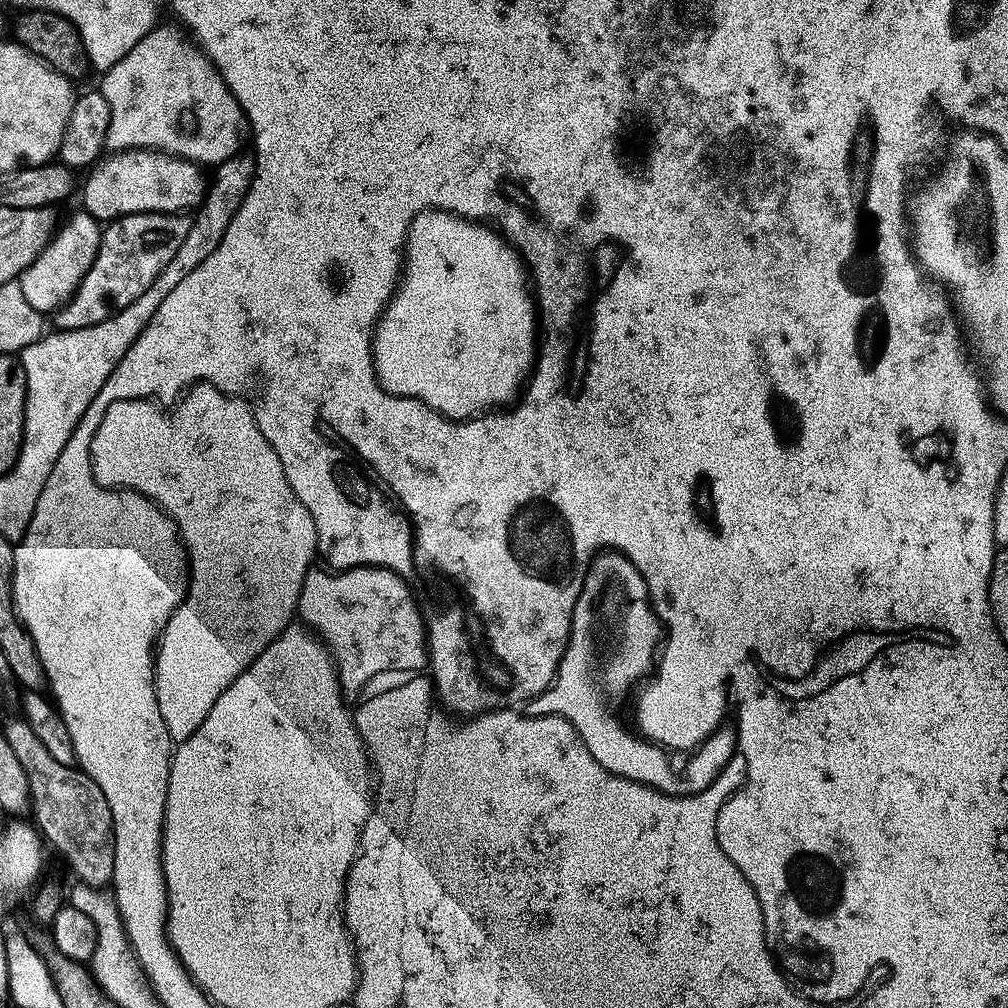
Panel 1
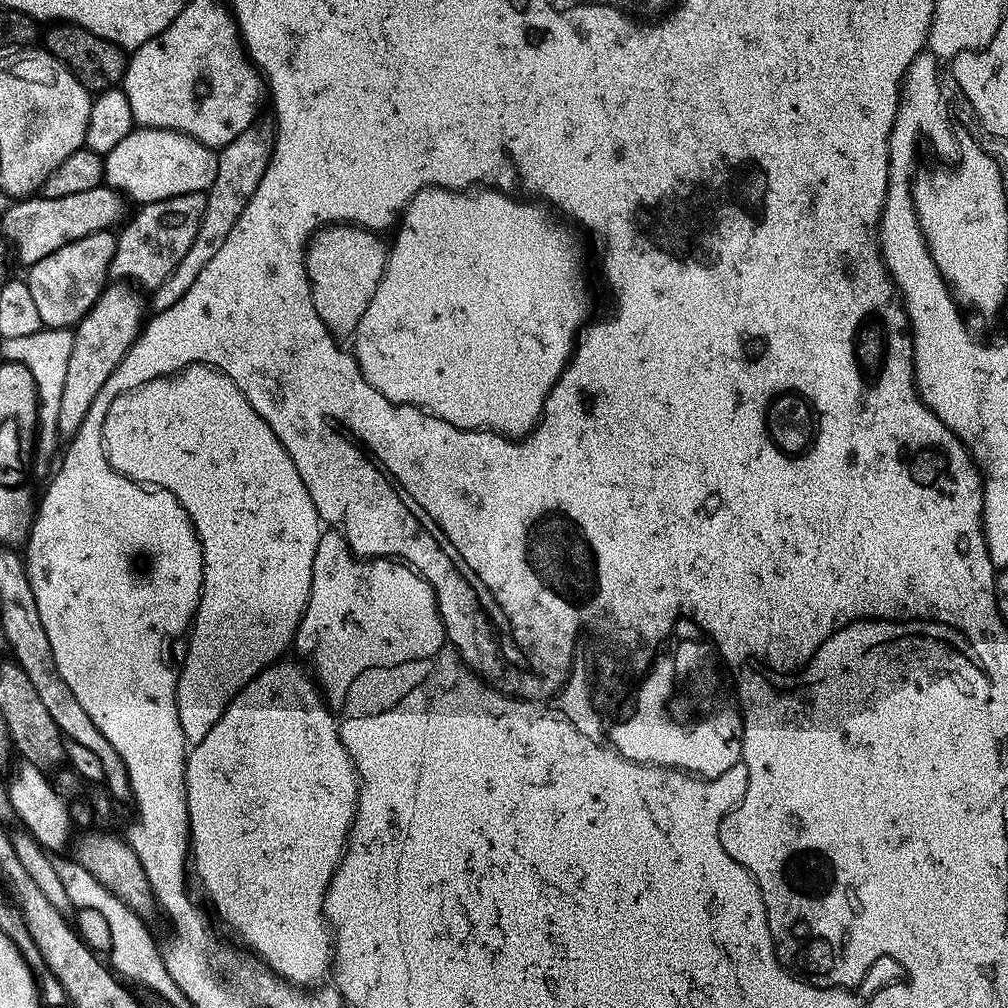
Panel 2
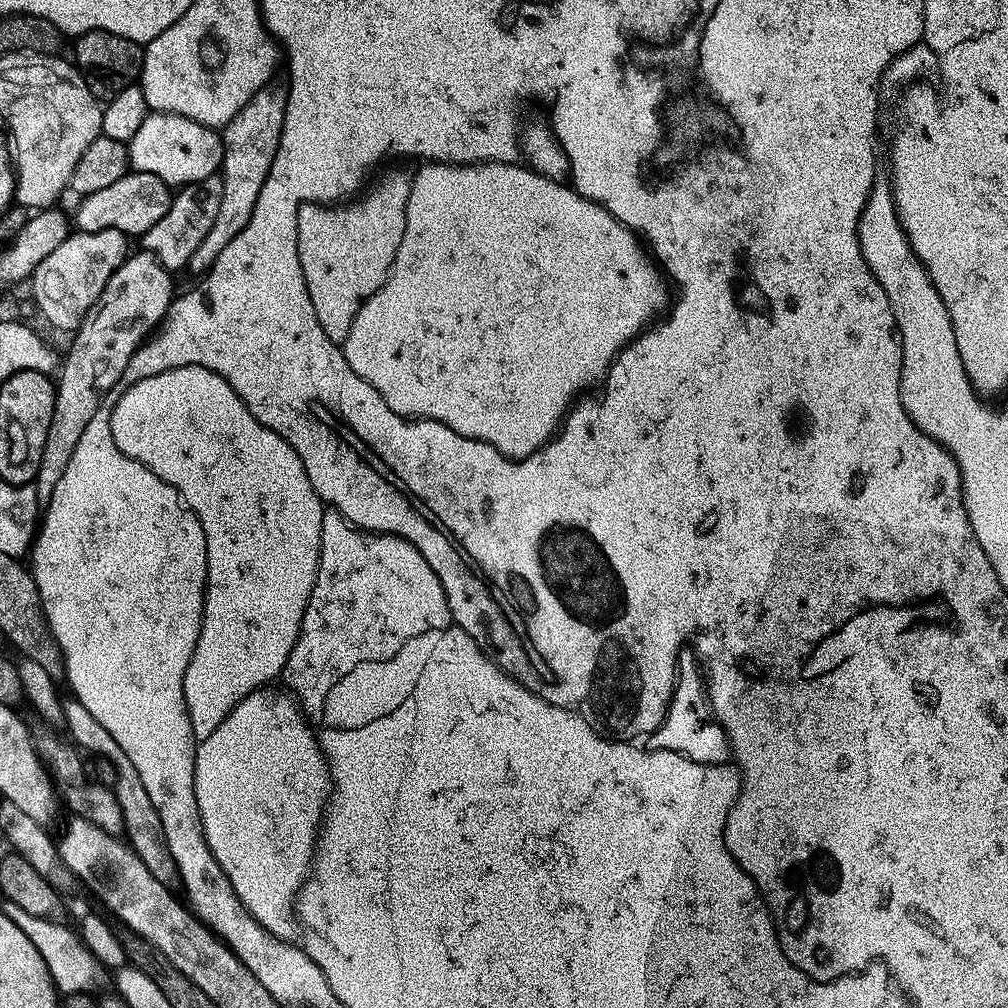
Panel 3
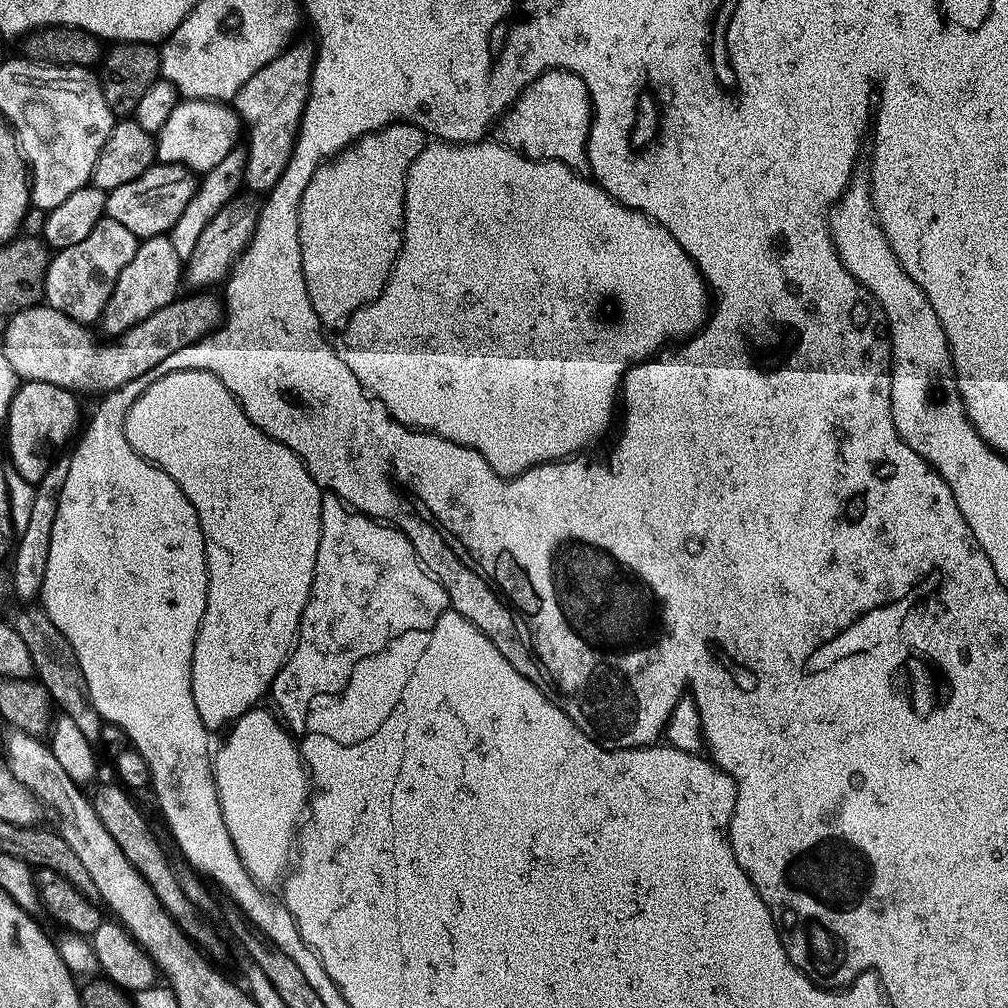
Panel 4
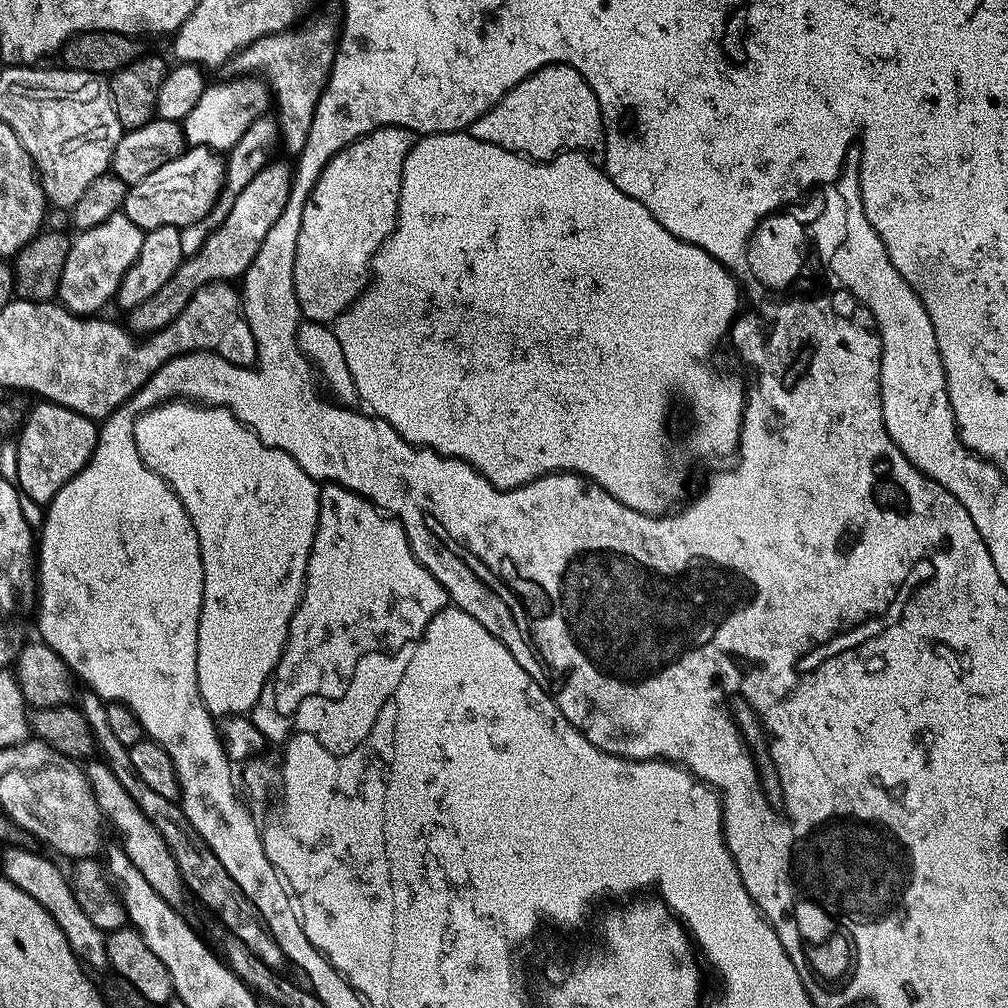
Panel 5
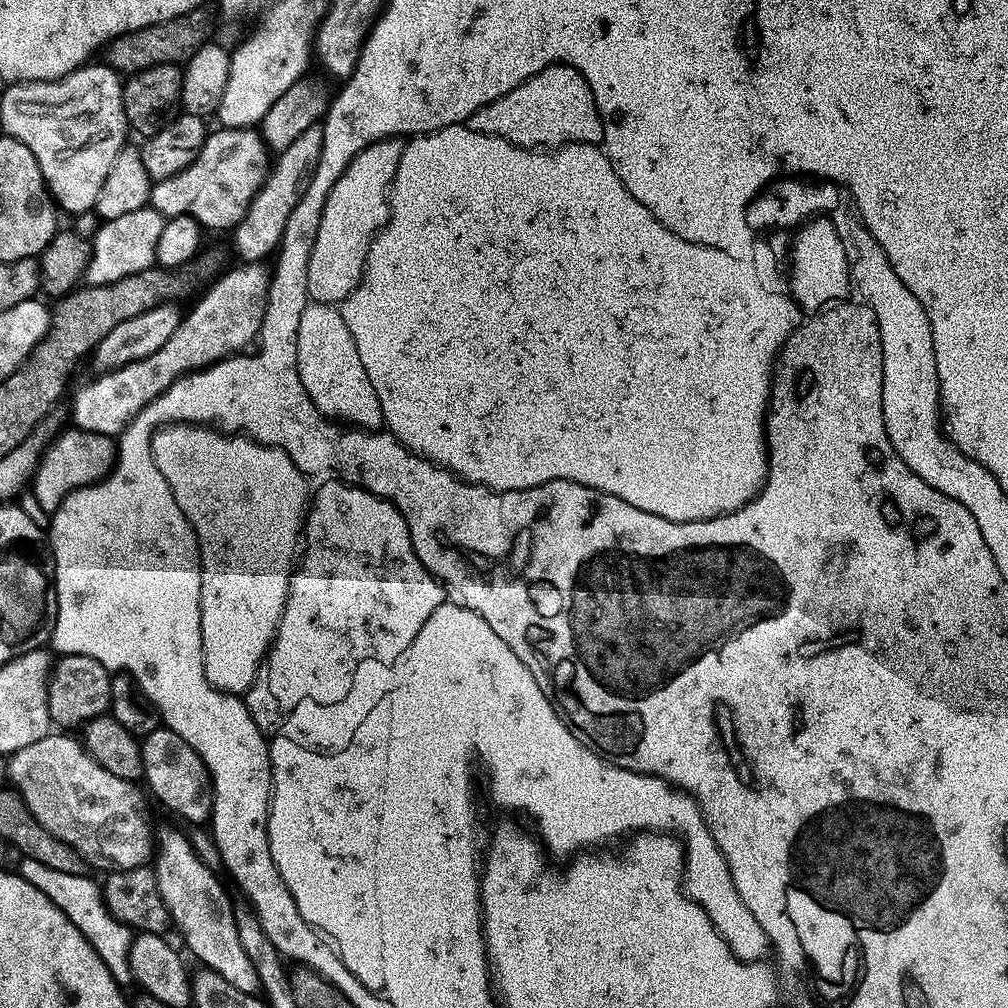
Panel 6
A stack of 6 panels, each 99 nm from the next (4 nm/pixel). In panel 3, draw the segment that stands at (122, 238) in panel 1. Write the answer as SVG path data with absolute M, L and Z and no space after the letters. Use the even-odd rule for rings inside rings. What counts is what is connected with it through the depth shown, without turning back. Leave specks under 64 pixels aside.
M219 175L199 180L193 184L185 184L172 197L170 210L150 226L142 237L143 251L158 257L161 266L169 270L187 269L188 260L202 246L202 238L210 234L210 226L214 226L214 218L218 218L218 206L223 196L224 181Z

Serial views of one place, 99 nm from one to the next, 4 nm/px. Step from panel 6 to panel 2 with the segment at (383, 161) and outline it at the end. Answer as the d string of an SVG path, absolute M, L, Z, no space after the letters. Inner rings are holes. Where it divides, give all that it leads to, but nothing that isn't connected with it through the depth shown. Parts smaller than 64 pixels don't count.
M327 225L319 229L305 247L311 301L323 324L338 340L355 335L358 322L384 276L388 246L381 240L377 233L356 225Z

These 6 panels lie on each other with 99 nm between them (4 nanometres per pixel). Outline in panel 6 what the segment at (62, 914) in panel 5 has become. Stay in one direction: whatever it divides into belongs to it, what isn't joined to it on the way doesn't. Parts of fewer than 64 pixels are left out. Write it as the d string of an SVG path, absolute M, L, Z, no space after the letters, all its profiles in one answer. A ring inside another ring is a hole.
M24 858L20 862L18 874L21 878L30 882L30 886L42 890L42 894L46 894L46 898L50 898L50 902L54 902L54 906L58 906L58 910L62 910L62 914L66 914L66 918L74 922L74 926L78 926L86 942L90 942L92 948L102 958L102 962L106 962L106 970L110 970L117 984L131 985L134 979L131 972L130 952L134 932L131 927L108 912L97 881L95 884L91 880L91 875L66 874L63 870L54 870L53 867L34 860Z

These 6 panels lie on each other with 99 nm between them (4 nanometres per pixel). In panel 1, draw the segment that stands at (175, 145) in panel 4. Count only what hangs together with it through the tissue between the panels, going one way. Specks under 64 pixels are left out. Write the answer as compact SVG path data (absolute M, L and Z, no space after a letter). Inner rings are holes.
M150 148L116 150L111 155L87 173L88 181L84 184L82 208L95 220L111 222L139 212L184 214L204 203L206 176L204 180L205 169L201 165L171 156L169 152L153 152Z

